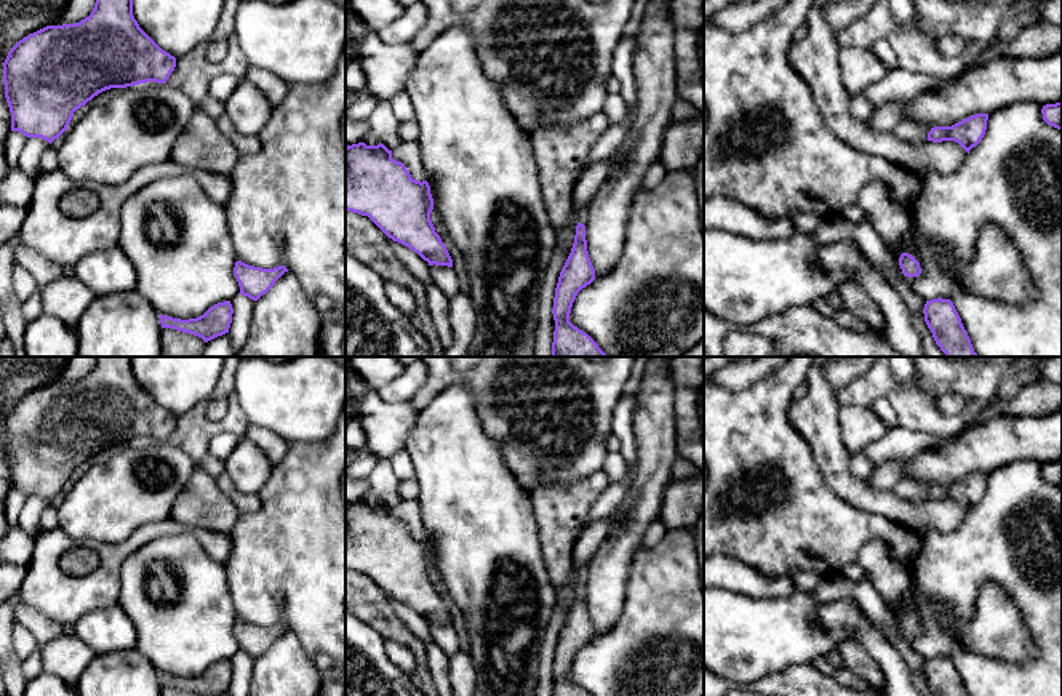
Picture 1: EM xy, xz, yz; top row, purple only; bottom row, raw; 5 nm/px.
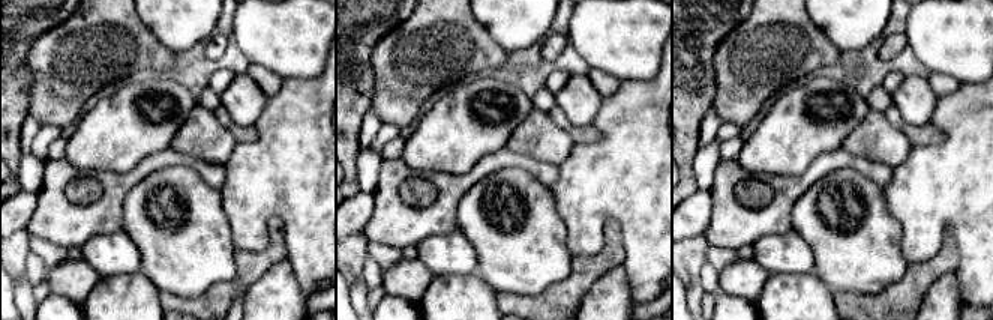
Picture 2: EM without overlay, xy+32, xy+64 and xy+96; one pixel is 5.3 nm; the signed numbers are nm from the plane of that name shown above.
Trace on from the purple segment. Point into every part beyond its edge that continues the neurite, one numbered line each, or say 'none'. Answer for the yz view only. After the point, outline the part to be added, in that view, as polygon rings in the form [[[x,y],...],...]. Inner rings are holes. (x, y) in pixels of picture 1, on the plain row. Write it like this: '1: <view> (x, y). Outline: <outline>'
1: yz (910, 490). Outline: [[[902,478],[892,491],[904,501],[916,502],[916,501],[926,501],[928,491],[931,490],[931,485],[926,482],[916,482],[912,478]]]

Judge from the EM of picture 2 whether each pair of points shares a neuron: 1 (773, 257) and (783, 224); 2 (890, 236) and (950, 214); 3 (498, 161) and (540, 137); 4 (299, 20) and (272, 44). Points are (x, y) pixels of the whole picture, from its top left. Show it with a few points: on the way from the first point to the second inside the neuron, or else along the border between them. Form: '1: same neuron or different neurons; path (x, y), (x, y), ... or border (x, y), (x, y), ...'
1: different neurons; border (791, 229), (783, 233), (761, 236), (752, 244)
2: different neurons; border (885, 200), (900, 227), (908, 263)
3: different neurons; border (506, 146), (518, 153), (548, 163)
4: same neuron; path (293, 26), (278, 38)

